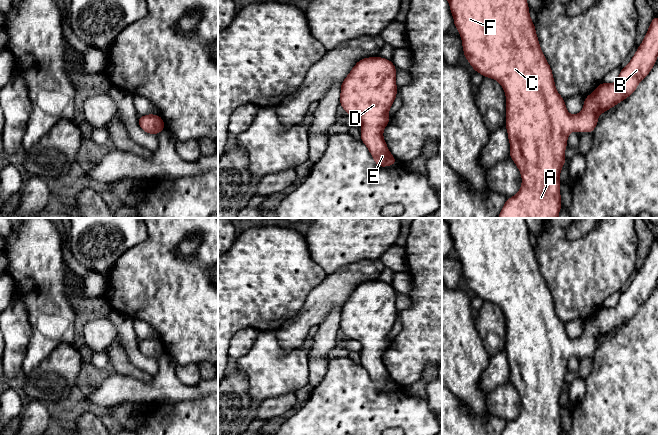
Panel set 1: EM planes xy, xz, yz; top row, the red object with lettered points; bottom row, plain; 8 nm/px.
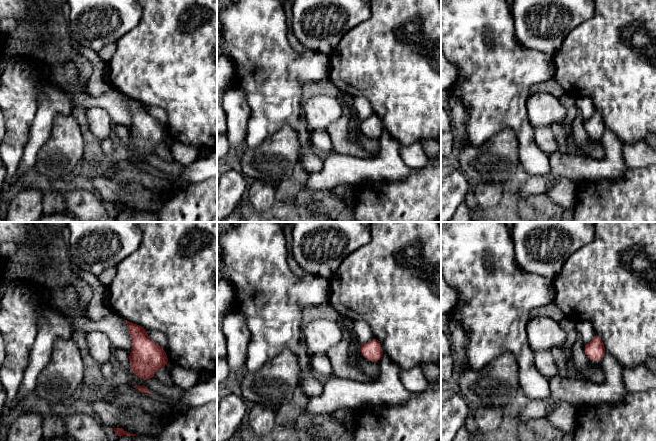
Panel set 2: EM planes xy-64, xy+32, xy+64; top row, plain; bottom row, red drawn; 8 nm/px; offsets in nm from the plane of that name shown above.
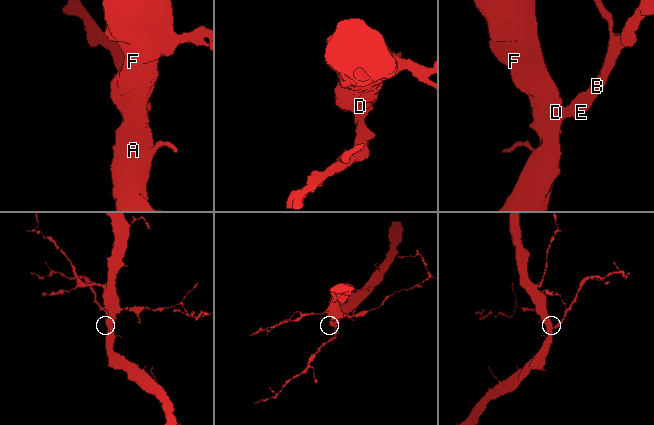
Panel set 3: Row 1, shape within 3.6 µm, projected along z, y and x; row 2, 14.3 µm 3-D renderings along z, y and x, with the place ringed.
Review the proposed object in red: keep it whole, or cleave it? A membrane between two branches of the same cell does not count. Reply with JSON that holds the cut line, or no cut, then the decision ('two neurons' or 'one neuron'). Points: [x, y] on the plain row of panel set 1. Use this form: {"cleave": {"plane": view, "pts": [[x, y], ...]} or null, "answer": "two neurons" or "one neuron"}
{"cleave": null, "answer": "one neuron"}

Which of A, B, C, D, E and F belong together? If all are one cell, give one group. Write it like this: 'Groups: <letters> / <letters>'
Groups: A B C D E F

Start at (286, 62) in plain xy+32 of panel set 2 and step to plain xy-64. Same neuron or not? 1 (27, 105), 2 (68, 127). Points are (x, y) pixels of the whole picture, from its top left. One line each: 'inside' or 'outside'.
1: outside
2: outside

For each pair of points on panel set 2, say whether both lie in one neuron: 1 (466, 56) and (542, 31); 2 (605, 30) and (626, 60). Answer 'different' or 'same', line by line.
1: different
2: same

